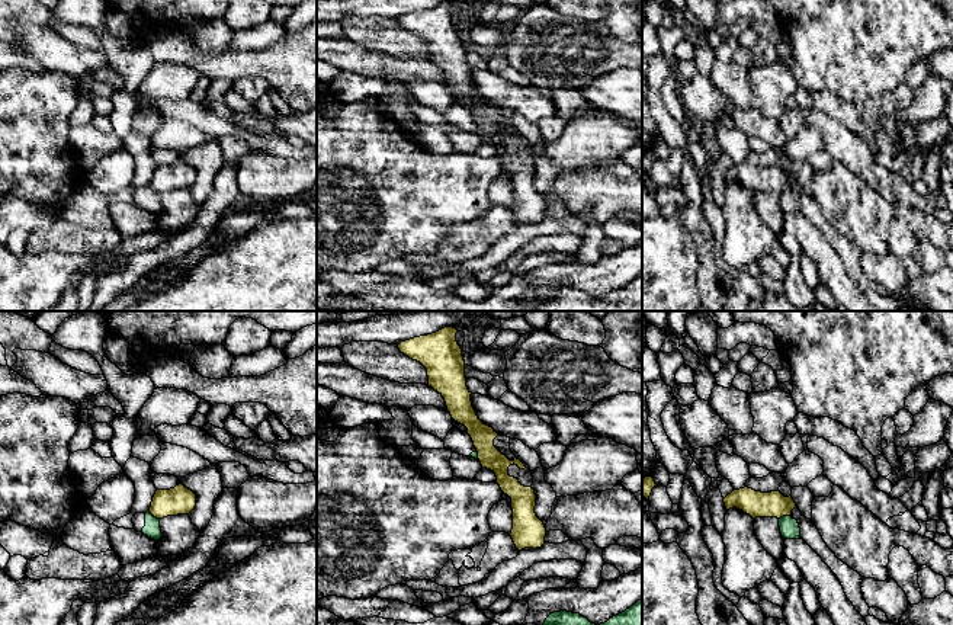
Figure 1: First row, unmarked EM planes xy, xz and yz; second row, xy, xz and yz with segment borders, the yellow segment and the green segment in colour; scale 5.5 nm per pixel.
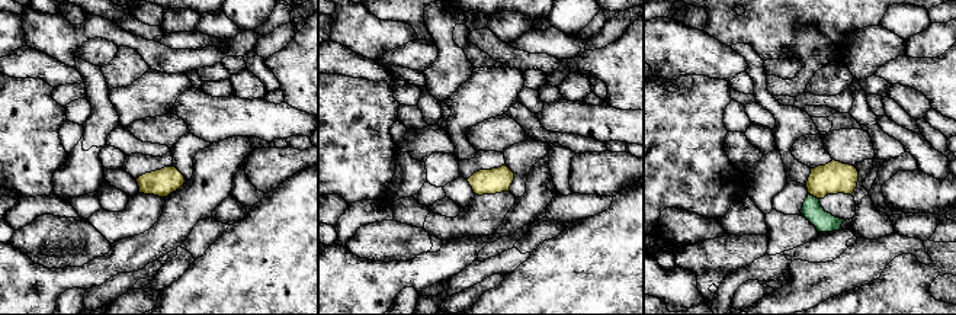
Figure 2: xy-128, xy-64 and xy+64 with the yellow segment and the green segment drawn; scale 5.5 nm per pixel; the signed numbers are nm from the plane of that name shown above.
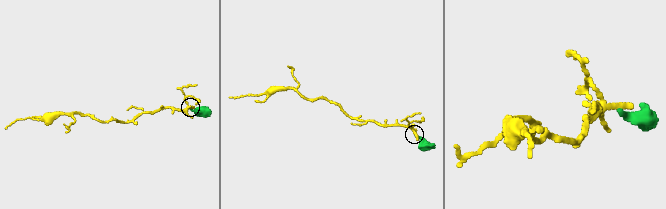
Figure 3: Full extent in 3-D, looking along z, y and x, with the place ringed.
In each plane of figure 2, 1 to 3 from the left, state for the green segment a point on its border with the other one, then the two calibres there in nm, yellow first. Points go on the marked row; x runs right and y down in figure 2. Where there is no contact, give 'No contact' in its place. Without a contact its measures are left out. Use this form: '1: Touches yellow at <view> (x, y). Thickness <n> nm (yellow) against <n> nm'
1: No contact
2: No contact
3: Touches yellow at xy+64 (814, 196). Thickness 180 nm (yellow) against 110 nm

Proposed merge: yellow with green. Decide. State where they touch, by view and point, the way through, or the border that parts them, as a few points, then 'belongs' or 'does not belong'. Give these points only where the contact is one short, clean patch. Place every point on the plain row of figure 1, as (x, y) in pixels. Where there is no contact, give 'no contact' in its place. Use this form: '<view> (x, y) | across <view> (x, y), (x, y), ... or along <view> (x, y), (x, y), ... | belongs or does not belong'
xy (154, 191) | along xy (148, 185), (159, 194) | does not belong

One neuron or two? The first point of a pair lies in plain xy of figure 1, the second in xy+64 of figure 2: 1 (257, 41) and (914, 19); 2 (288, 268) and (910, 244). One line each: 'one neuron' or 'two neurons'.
1: two neurons
2: two neurons

